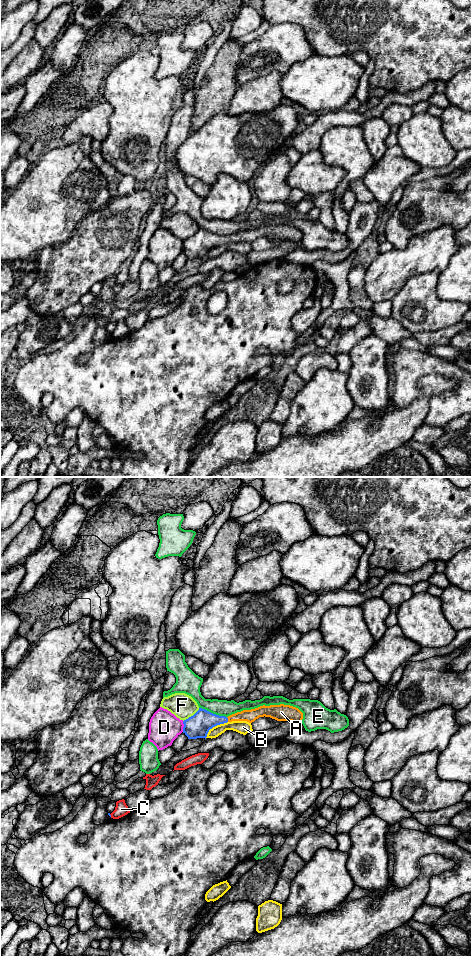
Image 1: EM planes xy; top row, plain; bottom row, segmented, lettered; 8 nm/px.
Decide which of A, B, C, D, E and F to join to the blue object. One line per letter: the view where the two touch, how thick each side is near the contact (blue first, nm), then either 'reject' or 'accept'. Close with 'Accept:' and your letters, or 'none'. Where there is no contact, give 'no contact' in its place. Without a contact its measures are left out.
A: xy | 190/100 nm | accept
B: xy | 190/110 nm | reject
C: xy | 20/110 nm | reject
D: xy | 190/260 nm | reject
E: xy | 190/130 nm | reject
F: xy | 190/200 nm | reject
Accept: A

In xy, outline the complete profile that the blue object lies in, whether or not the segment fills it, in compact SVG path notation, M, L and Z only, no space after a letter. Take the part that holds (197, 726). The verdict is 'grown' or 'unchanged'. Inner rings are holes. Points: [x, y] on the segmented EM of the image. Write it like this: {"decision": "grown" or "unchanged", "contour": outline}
{"decision": "grown", "contour": "M290 705L260 706L251 710L243 710L228 717L213 714L205 709L199 710L191 717L183 721L183 733L188 739L205 738L213 727L232 721L254 722L259 717L270 717L277 721L301 722L303 713Z"}

